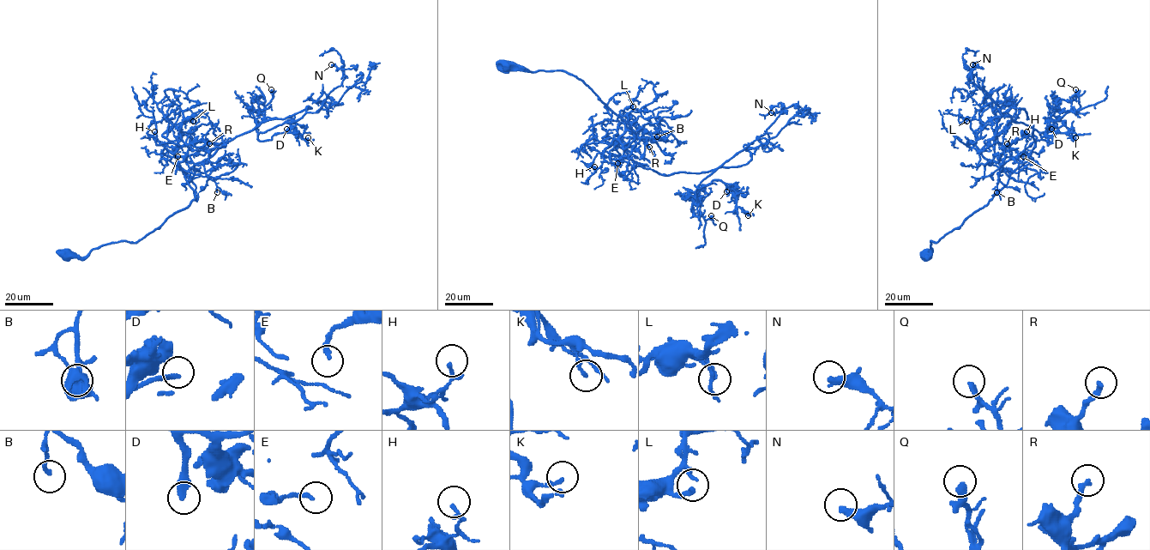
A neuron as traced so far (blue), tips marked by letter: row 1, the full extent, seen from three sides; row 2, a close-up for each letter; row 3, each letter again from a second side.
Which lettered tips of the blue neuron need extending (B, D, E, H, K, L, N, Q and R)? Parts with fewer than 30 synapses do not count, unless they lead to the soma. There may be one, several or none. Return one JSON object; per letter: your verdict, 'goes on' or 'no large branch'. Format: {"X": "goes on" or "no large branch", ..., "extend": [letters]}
{"B": "no large branch", "D": "goes on", "E": "no large branch", "H": "no large branch", "K": "no large branch", "L": "no large branch", "N": "no large branch", "Q": "no large branch", "R": "no large branch", "extend": ["D"]}

